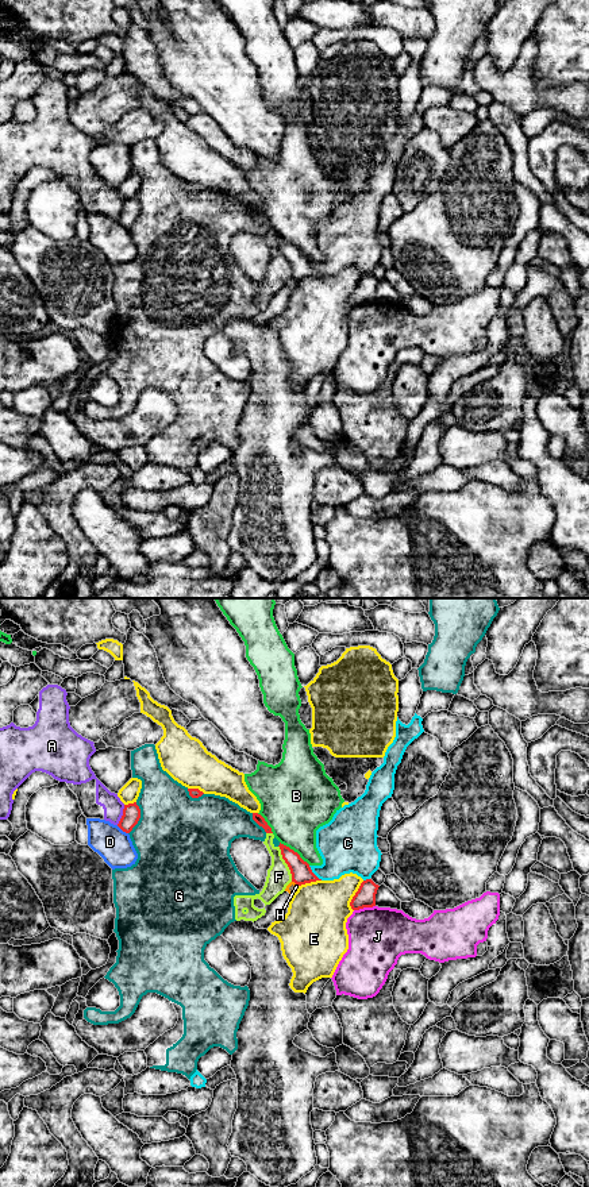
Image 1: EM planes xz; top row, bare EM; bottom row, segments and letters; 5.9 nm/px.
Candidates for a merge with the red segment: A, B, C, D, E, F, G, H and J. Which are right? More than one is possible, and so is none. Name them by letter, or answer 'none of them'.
none of them

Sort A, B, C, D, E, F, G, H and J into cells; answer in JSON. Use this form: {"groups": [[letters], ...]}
{"groups": [["A"], ["B"], ["C"], ["D"], ["E"], ["F", "G"], ["H"], ["J"]]}

